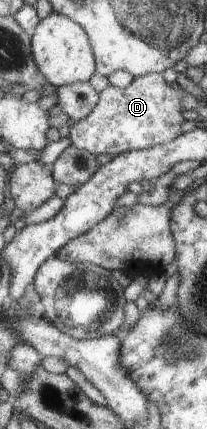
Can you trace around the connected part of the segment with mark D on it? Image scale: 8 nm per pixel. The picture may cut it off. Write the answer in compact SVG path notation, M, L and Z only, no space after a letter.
M161 73L136 77L126 88L116 88L110 84L99 93L100 101L96 104L93 114L71 127L71 143L78 149L86 150L92 155L112 154L113 158L129 151L153 148L168 143L182 136L182 96L180 91L166 82Z

